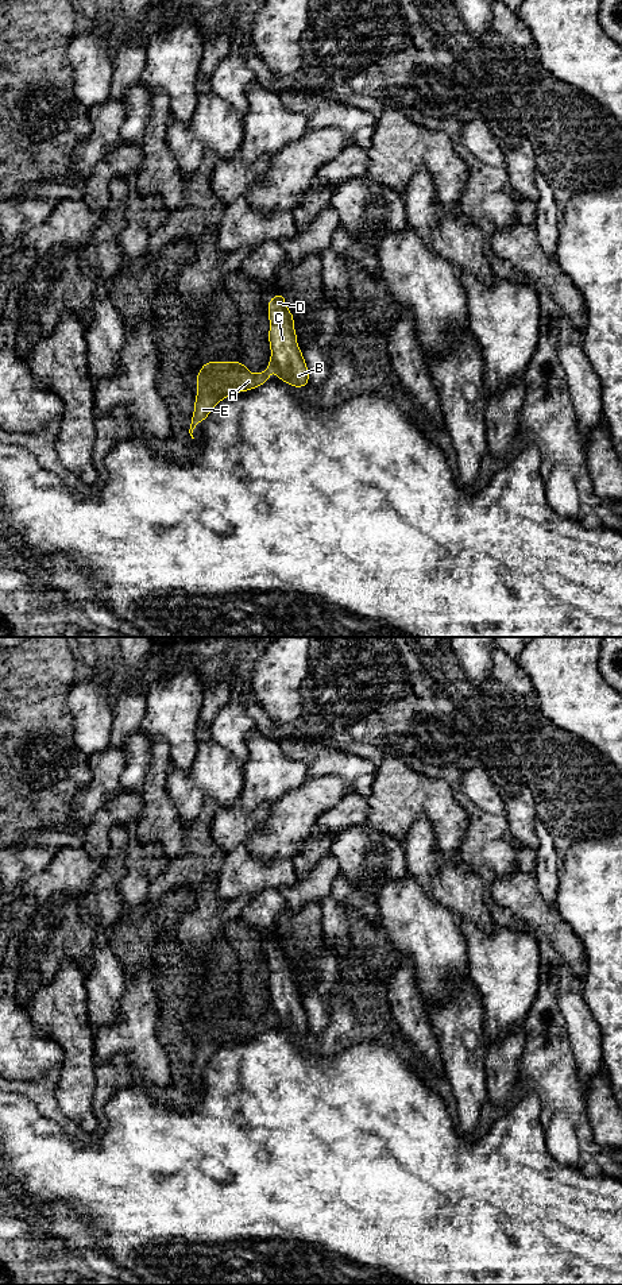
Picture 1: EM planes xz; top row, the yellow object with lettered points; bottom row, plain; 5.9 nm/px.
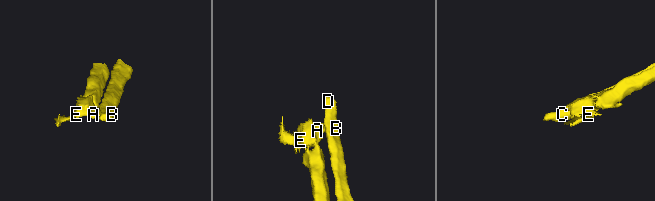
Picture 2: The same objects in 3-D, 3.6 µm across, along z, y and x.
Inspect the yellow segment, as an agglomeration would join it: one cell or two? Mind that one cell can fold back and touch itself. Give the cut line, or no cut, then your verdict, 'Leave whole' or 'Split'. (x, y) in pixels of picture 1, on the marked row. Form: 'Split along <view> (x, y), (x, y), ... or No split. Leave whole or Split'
Split along xz (271, 358), (277, 369). Split

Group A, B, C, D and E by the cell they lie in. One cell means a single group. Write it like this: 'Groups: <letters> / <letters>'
Groups: A E / B C D

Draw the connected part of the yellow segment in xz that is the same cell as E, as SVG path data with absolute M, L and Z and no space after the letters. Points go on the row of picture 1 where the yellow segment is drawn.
M270 359L266 370L260 374L251 374L243 362L233 362L233 360L205 362L196 377L197 395L194 401L194 412L189 429L192 439L194 439L192 433L196 425L206 420L208 414L215 409L217 402L239 391L248 391L263 383L267 383L271 379L268 373L275 370L277 364L274 363L273 359Z

